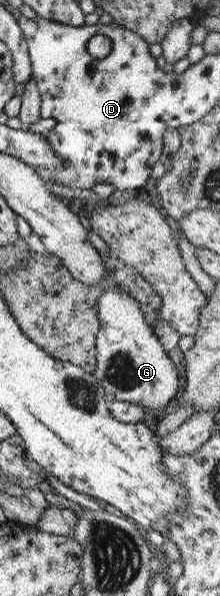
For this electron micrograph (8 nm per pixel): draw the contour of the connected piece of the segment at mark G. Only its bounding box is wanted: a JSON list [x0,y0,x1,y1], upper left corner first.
[92,284,179,420]

